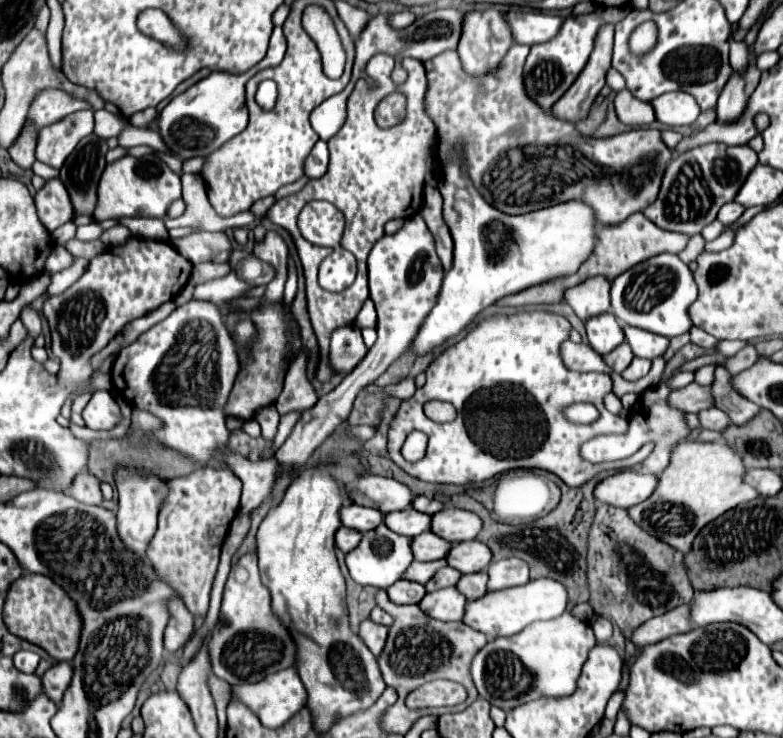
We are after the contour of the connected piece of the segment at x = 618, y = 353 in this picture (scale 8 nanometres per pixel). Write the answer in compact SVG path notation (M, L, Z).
M624 342L624 344L618 346L616 350L612 350L608 356L604 356L604 360L606 360L606 364L608 364L614 372L622 374L622 370L626 370L626 368L630 366L630 360L634 360L634 354L632 354L630 346Z

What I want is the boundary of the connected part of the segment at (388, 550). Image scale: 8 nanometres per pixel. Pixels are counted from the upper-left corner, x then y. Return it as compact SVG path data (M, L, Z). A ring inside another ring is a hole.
M386 524L366 532L362 542L352 552L346 554L346 566L350 570L352 580L362 586L390 588L394 582L402 580L402 574L408 570L410 562L414 560L414 554L410 552L410 542L412 542L412 538L400 536L392 530L388 530Z

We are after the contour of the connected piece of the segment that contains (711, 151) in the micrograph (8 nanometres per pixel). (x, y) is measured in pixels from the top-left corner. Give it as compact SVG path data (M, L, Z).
M712 142L676 154L666 168L656 202L644 210L644 216L668 232L682 232L686 236L700 234L702 228L716 218L720 206L734 200L756 164L758 156L750 146L726 146Z

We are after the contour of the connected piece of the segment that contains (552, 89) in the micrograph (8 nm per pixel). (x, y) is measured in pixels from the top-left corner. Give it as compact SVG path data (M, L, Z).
M622 6L622 8L596 8L590 14L582 14L582 16L568 16L558 32L558 36L554 36L550 42L544 44L536 44L524 64L524 86L526 86L526 94L538 102L538 106L542 106L544 110L550 110L560 96L574 84L574 80L580 76L580 72L584 70L592 50L594 50L594 40L596 34L600 30L600 26L604 24L616 24L620 22L626 14L630 12L630 8Z

